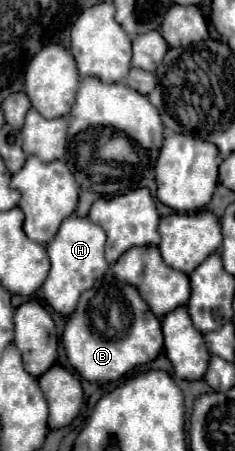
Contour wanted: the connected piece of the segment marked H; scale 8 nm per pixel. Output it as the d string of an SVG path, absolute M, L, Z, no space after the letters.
M70 215L60 225L56 237L46 245L52 267L42 285L42 291L44 291L44 299L56 313L66 317L72 315L80 299L80 293L92 287L96 279L104 277L106 269L110 267L108 261L104 259L104 243L106 243L106 233L98 223L92 223L88 217Z

